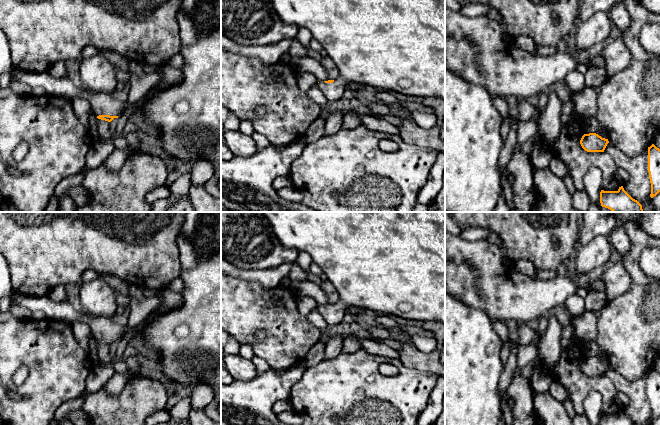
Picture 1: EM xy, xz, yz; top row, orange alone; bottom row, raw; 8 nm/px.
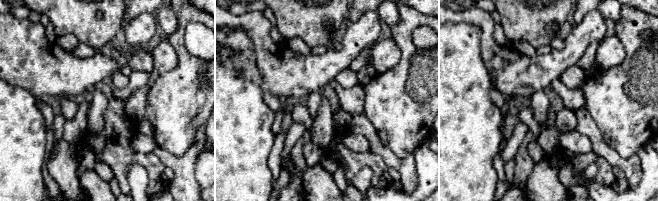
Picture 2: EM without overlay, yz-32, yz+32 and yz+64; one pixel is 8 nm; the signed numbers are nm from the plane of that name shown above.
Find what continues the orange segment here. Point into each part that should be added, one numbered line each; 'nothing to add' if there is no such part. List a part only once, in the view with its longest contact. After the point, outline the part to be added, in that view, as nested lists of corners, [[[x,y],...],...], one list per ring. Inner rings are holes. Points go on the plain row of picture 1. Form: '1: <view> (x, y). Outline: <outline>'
1: xy (102, 328). Outline: [[[14,291],[9,295],[10,302],[21,305],[32,312],[43,311],[48,319],[72,324],[76,321],[87,323],[96,340],[120,340],[129,329],[113,322],[110,318],[93,317],[83,309],[75,309],[68,301],[57,302],[44,296],[24,296]]]

